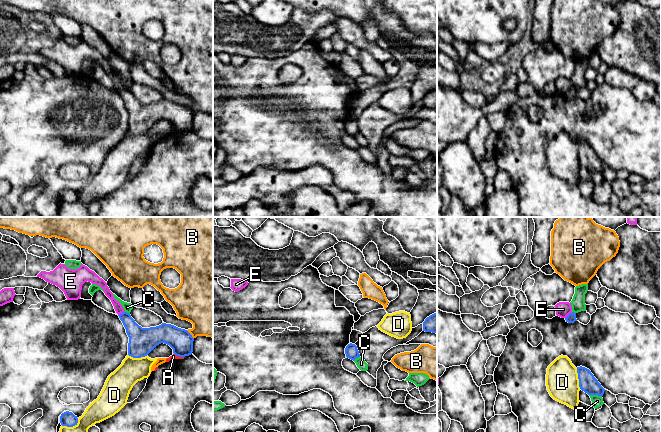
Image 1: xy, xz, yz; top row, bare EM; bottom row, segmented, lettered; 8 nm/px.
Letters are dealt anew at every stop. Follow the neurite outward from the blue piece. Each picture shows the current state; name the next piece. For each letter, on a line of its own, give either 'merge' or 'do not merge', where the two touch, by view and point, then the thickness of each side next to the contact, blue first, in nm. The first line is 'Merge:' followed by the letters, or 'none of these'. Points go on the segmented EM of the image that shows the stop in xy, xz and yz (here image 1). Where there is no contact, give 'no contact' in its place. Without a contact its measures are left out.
Merge: none of these
A: do not merge; meets blue in xy at (179, 356); 190 nm thick on the blue side, 40 nm on the other
B: do not merge; meets blue in xy at (190, 334); 190 nm thick on the blue side, 380 nm on the other
C: do not merge; meets blue in yz at (595, 394); 150 nm thick on the blue side, 90 nm on the other
D: do not merge; meets blue in yz at (578, 378); 150 nm thick on the blue side, 260 nm on the other
E: do not merge; meets blue in yz at (568, 315); 80 nm thick on the blue side, 120 nm on the other

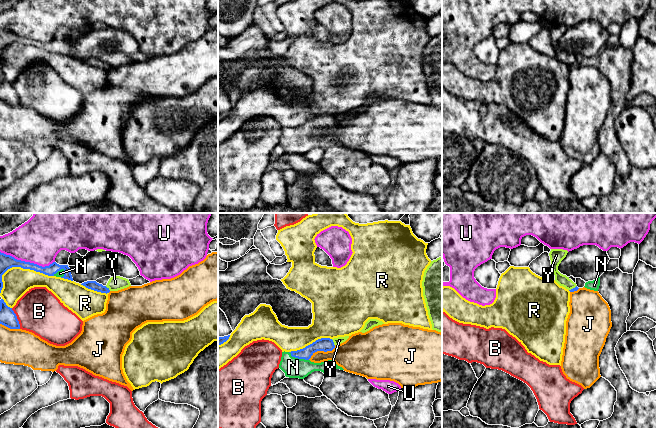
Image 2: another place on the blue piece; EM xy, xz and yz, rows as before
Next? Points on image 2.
Merge: N
B: do not merge; meets blue in xy at (16, 318); 140 nm thick on the blue side, 360 nm on the other
J: do not merge; meets blue in xz at (322, 350); 110 nm thick on the blue side, 260 nm on the other
N: merge; meets blue in xz at (298, 358); 110 nm thick on the blue side, 160 nm on the other
R: do not merge; meets blue in xy at (18, 266); 110 nm thick on the blue side, 220 nm on the other
U: do not merge; meets blue in xy at (27, 262); 110 nm thick on the blue side, 360 nm on the other
Y: do not merge; meets blue in xz at (333, 342); 110 nm thick on the blue side, 60 nm on the other

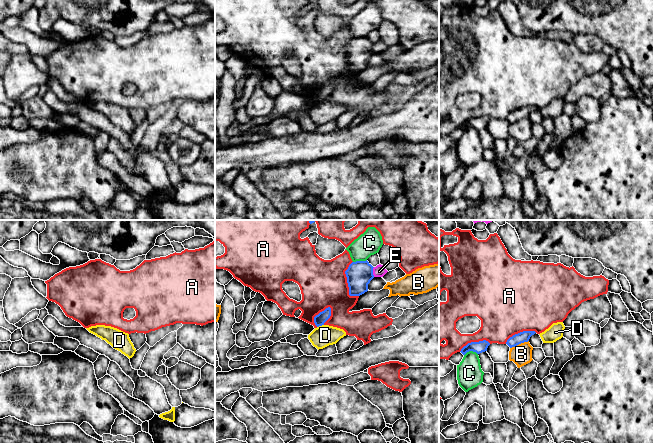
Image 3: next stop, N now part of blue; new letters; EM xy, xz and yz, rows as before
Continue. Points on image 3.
Merge: none of these
A: do not merge; meets blue in xz at (347, 282); 200 nm thick on the blue side, 380 nm on the other
B: do not merge; meets blue in yz at (519, 343); 90 nm thick on the blue side, 160 nm on the other
C: do not merge; meets blue in xz at (359, 261); 200 nm thick on the blue side, 190 nm on the other
D: do not merge; meets blue in xz at (320, 325); 90 nm thick on the blue side, 170 nm on the other
E: do not merge; meets blue in xz at (372, 272); 200 nm thick on the blue side, 100 nm on the other

